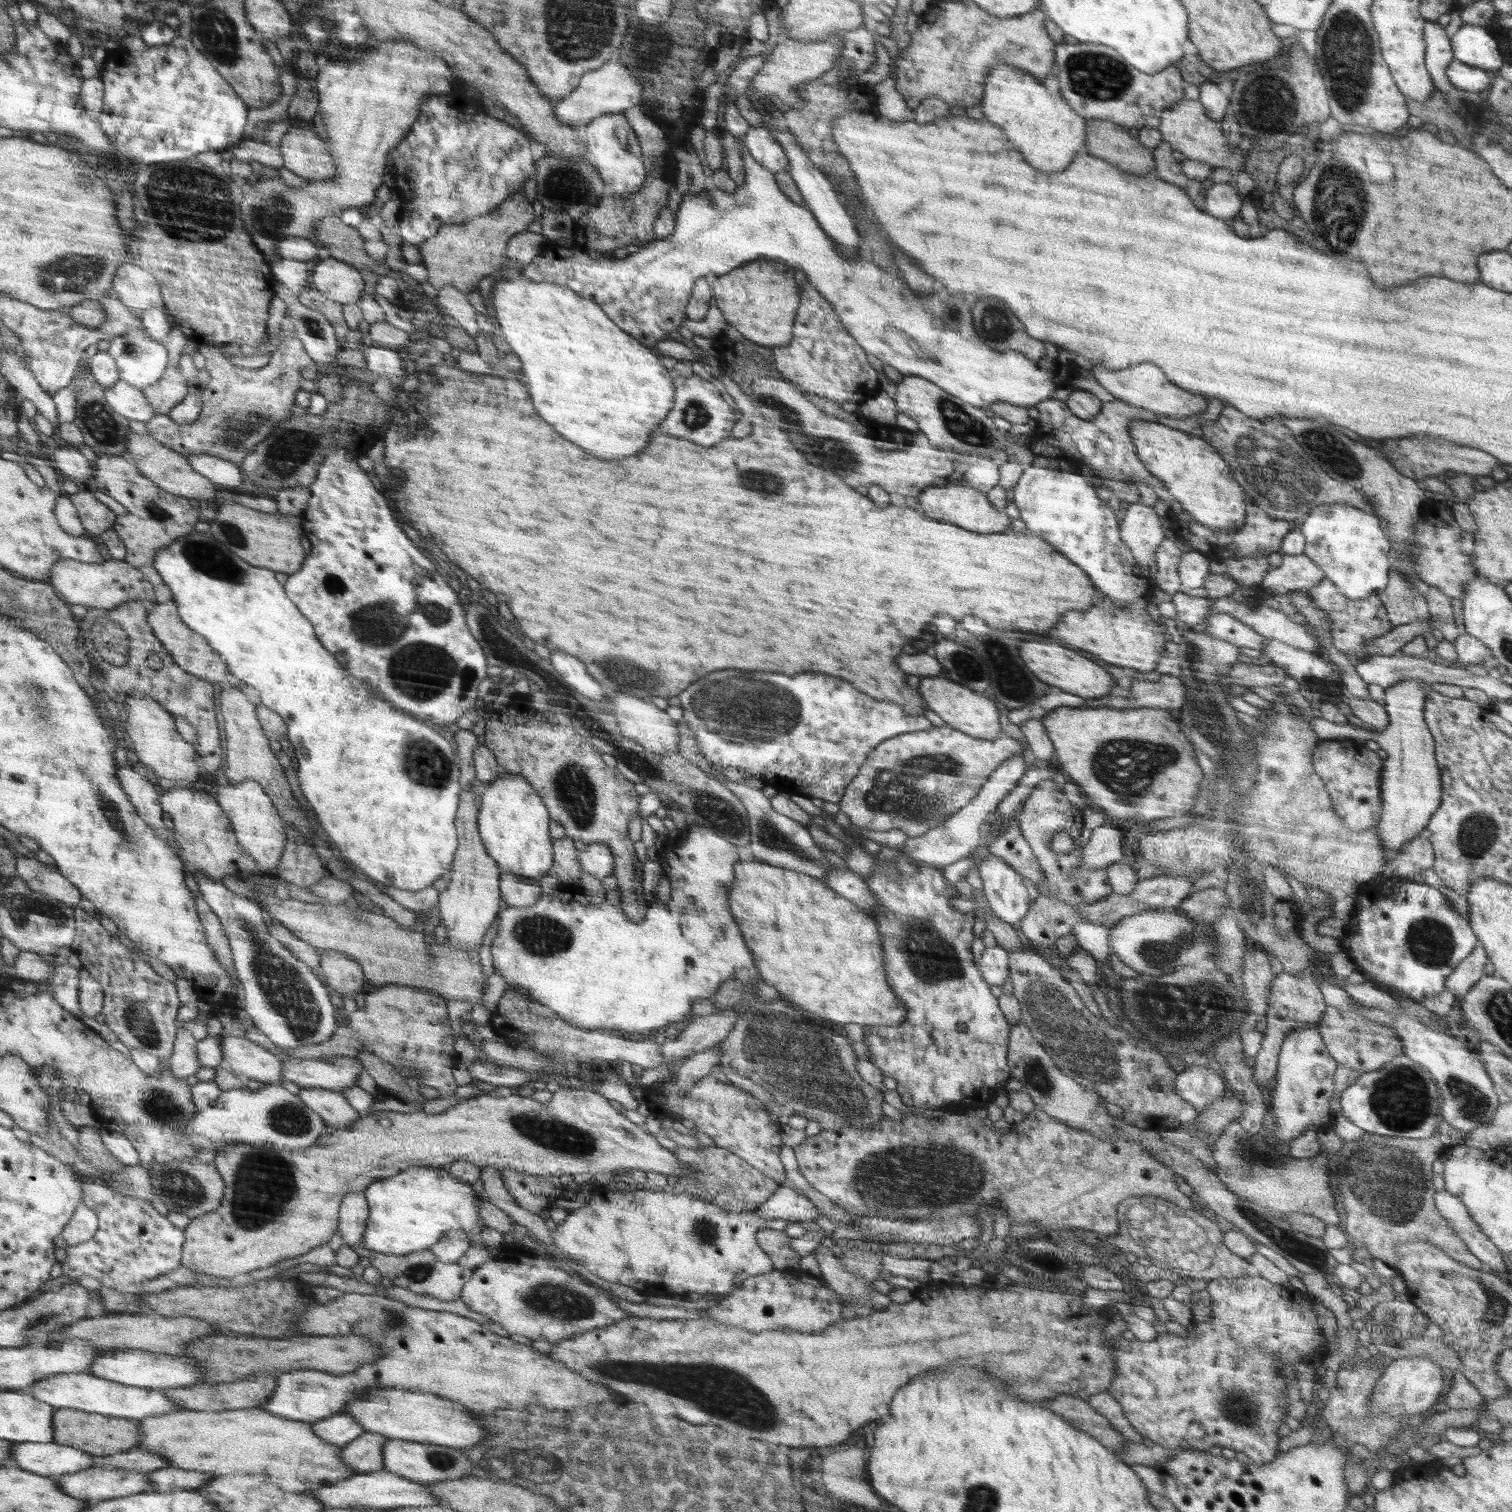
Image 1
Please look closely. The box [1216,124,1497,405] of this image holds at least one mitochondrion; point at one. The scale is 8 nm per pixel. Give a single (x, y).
(1338, 192)

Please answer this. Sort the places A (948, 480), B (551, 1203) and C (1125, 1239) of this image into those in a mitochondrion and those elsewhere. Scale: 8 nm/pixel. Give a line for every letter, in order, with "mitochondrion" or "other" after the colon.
A: other
B: other
C: mitochondrion

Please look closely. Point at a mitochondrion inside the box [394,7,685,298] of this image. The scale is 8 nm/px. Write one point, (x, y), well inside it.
(563, 185)

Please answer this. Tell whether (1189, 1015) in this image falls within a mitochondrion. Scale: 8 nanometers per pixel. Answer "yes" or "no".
yes

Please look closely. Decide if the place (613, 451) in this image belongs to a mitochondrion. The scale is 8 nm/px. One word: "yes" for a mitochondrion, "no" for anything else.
no

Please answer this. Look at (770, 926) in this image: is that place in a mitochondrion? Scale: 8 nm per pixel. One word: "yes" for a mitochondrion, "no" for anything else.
no

